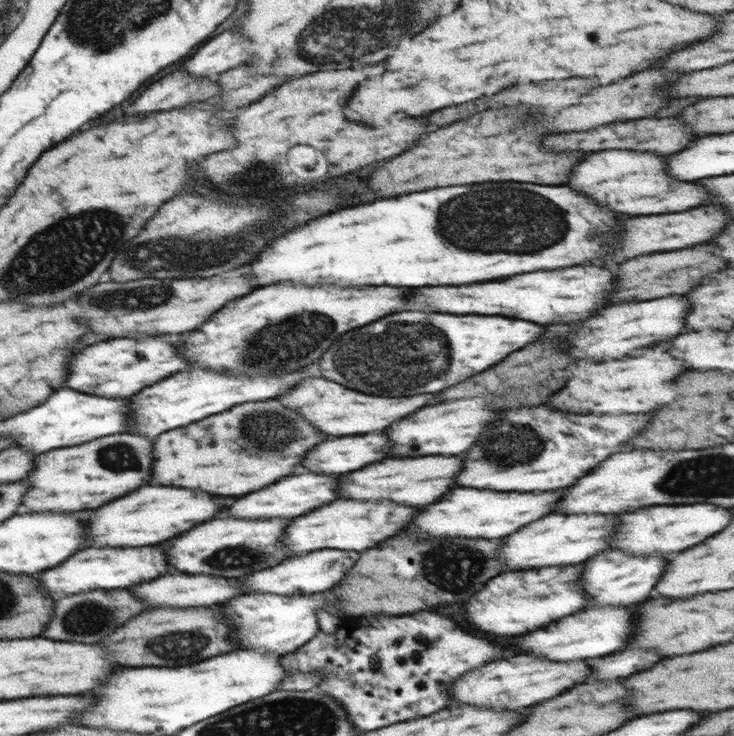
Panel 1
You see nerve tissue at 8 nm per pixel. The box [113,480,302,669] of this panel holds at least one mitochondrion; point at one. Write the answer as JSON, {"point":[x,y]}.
{"point":[172,647]}

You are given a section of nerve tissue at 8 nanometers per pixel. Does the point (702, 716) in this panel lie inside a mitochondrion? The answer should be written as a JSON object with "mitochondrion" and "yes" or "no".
{"mitochondrion":"no"}

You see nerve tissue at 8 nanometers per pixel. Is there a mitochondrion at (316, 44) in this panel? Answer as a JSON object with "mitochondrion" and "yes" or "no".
{"mitochondrion":"yes"}

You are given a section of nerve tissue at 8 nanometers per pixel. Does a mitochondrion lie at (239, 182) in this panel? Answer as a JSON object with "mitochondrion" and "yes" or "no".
{"mitochondrion":"yes"}

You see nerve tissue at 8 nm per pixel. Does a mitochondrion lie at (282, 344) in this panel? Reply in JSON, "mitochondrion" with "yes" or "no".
{"mitochondrion":"yes"}

